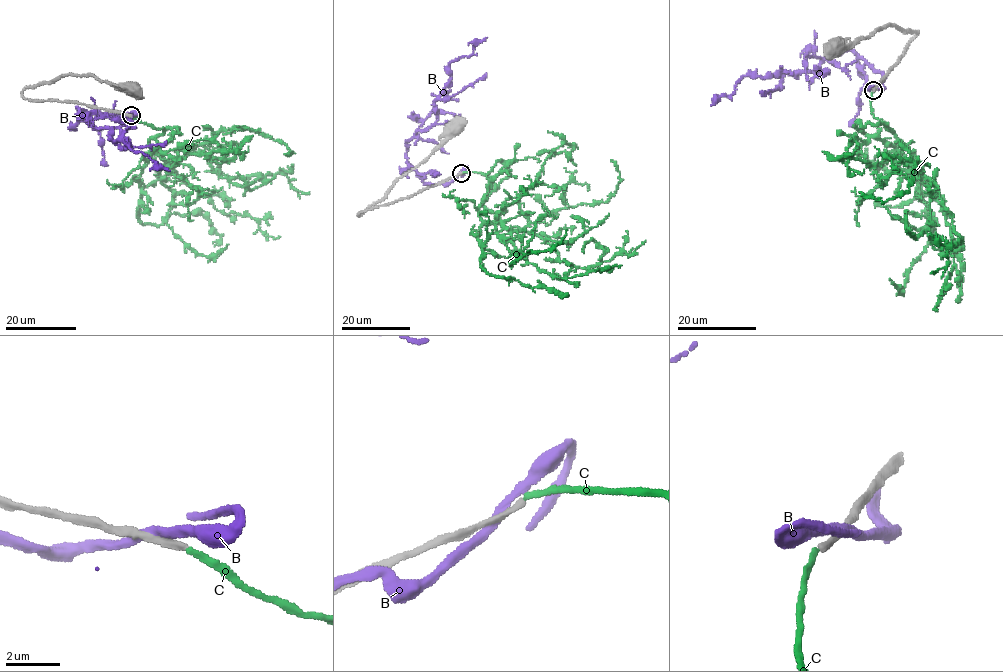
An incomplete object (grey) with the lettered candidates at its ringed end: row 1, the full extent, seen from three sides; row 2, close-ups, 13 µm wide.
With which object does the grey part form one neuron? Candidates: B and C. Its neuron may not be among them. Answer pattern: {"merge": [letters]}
{"merge": []}

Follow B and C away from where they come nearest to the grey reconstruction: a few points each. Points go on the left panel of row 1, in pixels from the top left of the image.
B: (126, 114), (77, 109), (97, 128), (111, 127), (113, 142), (129, 142), (132, 151), (169, 170)
C: (131, 116), (162, 129), (149, 147), (164, 158), (141, 169), (138, 220), (201, 213), (214, 247)

